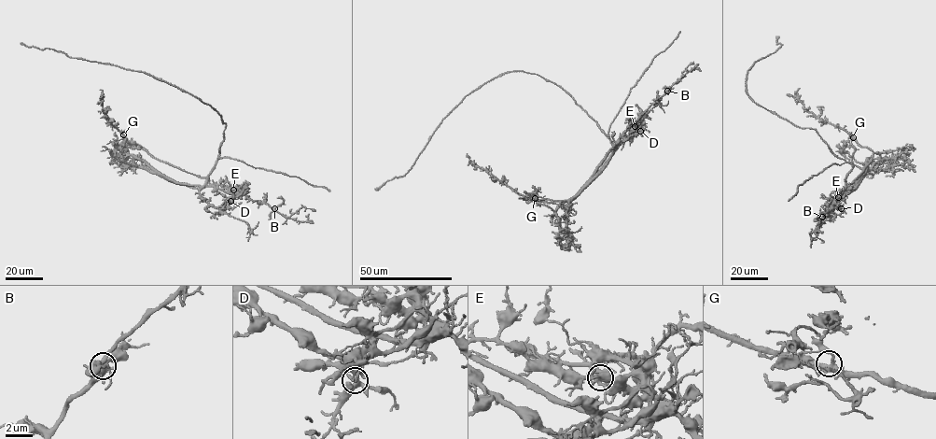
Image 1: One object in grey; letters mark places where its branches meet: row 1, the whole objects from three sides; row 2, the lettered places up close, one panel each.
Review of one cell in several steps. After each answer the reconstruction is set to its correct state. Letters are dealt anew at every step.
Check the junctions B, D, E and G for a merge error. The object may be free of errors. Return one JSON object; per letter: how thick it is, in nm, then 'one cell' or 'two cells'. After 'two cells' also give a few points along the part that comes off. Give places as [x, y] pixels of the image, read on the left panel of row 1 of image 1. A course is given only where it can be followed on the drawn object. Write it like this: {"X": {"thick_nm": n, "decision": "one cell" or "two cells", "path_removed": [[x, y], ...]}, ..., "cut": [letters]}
{"B": {"thick_nm": 400, "decision": "one cell"}, "D": {"thick_nm": 360, "decision": "one cell"}, "E": {"thick_nm": 320, "decision": "two cells", "path_removed": [[233, 190], [239, 191], [236, 195], [227, 193], [205, 177], [129, 144], [105, 118], [100, 90]]}, "G": {"thick_nm": 320, "decision": "one cell"}, "cut": ["E"]}

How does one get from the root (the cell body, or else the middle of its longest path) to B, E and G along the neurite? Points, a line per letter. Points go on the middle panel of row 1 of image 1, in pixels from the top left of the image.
B: (582, 109), (617, 148), (667, 91)
E: (582, 109), (616, 148), (635, 132), (635, 126)
G: (582, 109), (596, 121), (616, 150), (593, 178), (565, 205), (535, 198)

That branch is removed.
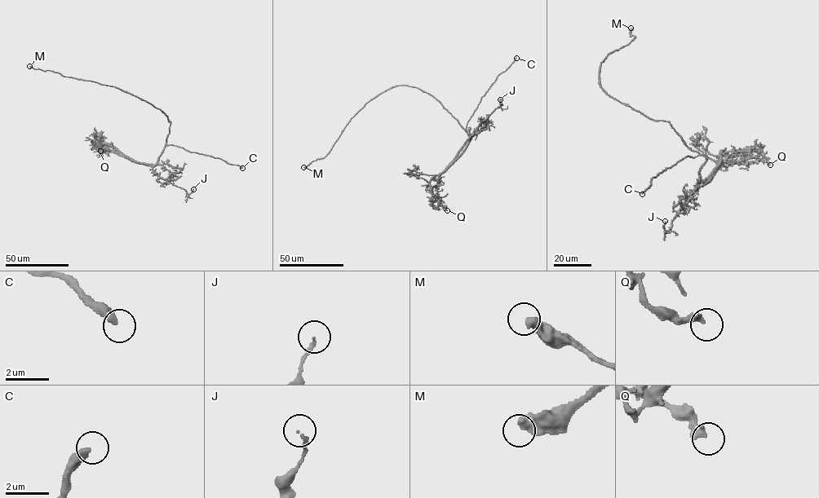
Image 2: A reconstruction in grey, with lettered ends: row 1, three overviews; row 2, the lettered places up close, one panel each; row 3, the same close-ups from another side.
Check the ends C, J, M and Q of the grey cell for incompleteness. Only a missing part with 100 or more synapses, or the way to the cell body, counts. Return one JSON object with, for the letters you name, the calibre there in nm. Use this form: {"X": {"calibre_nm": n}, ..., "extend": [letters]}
{"C": {"calibre_nm": 380}, "extend": ["C"]}

